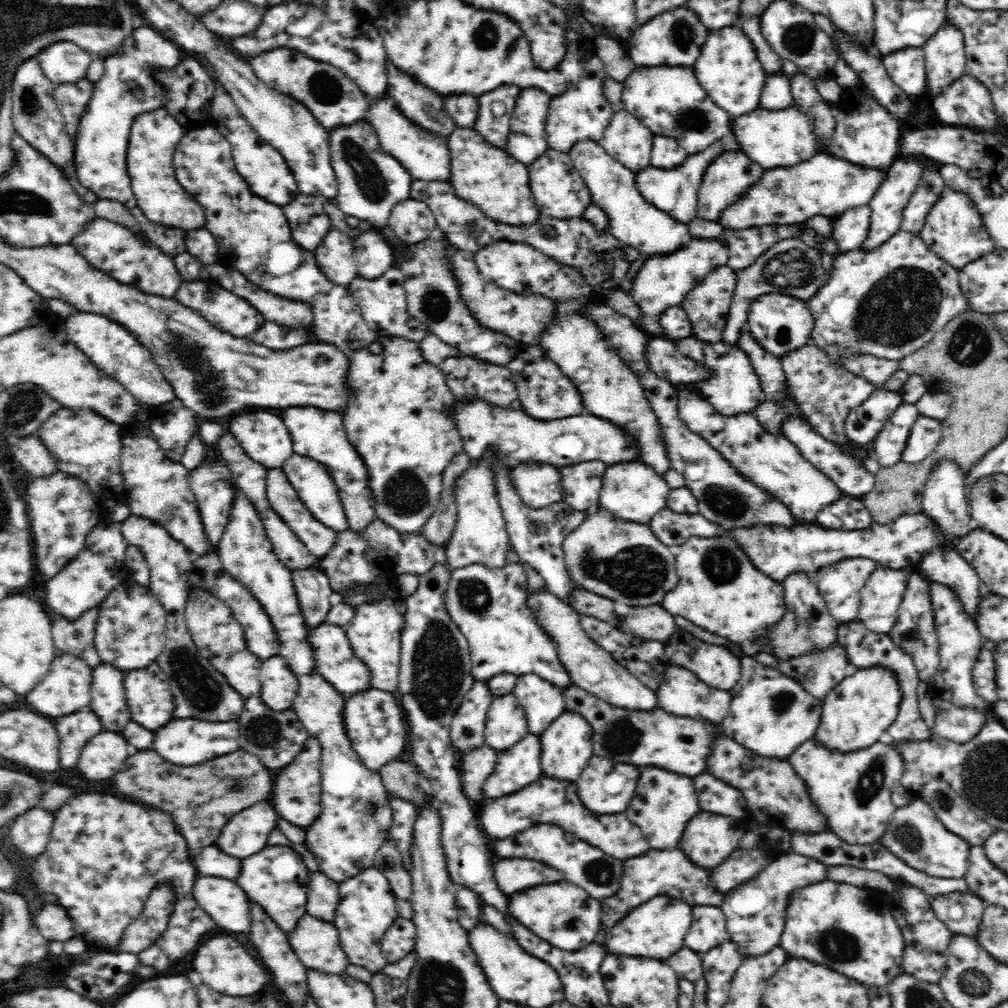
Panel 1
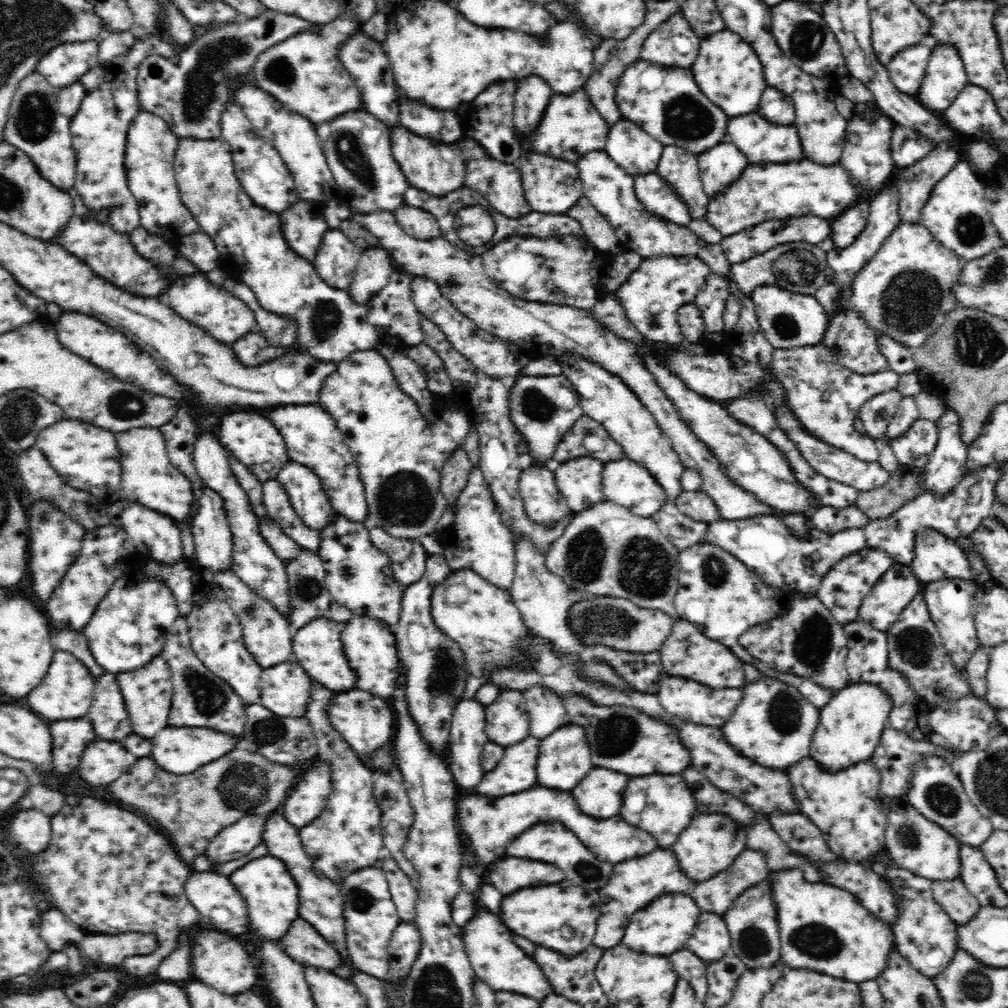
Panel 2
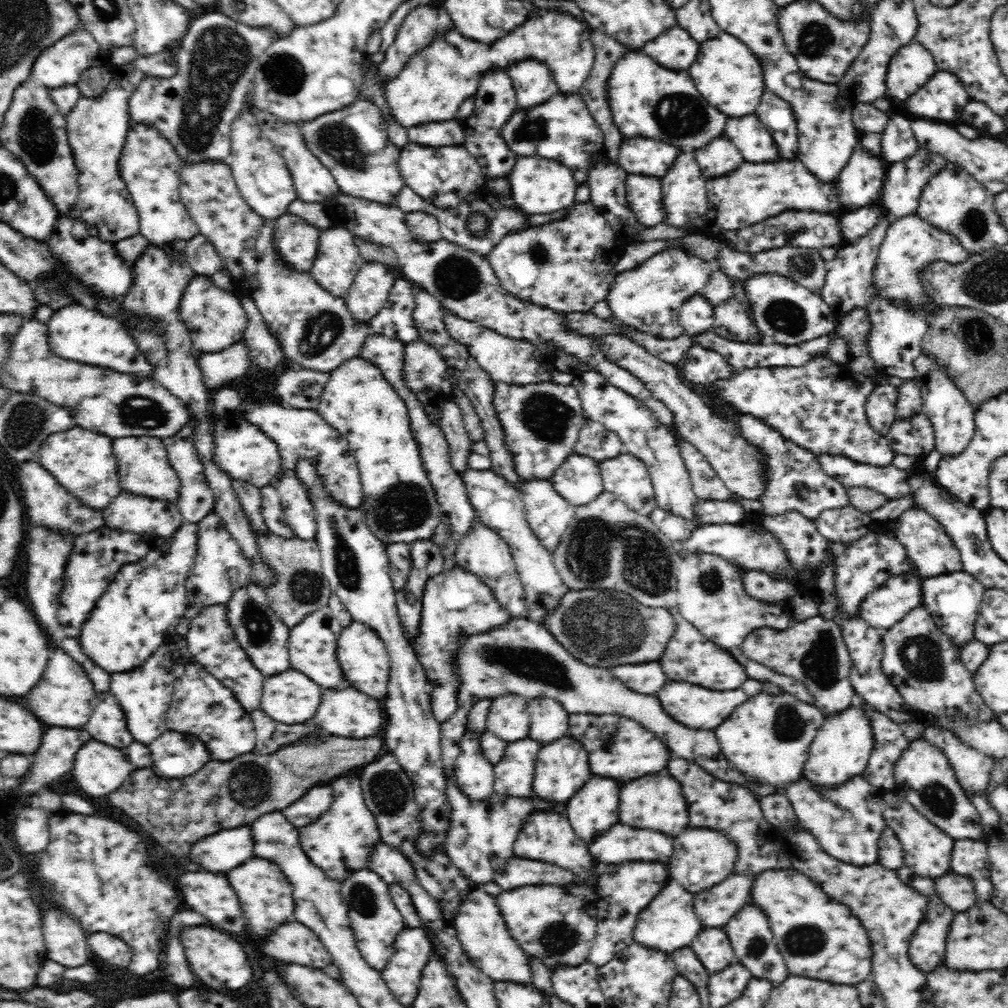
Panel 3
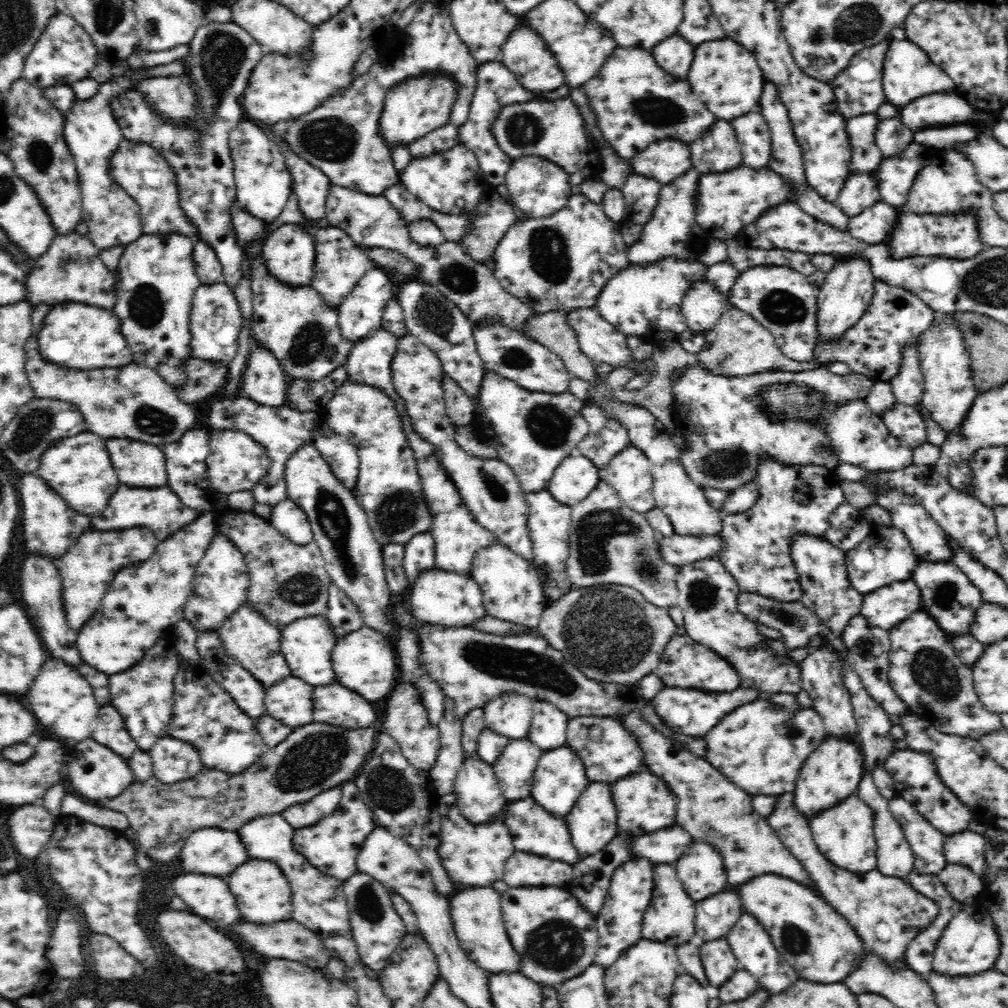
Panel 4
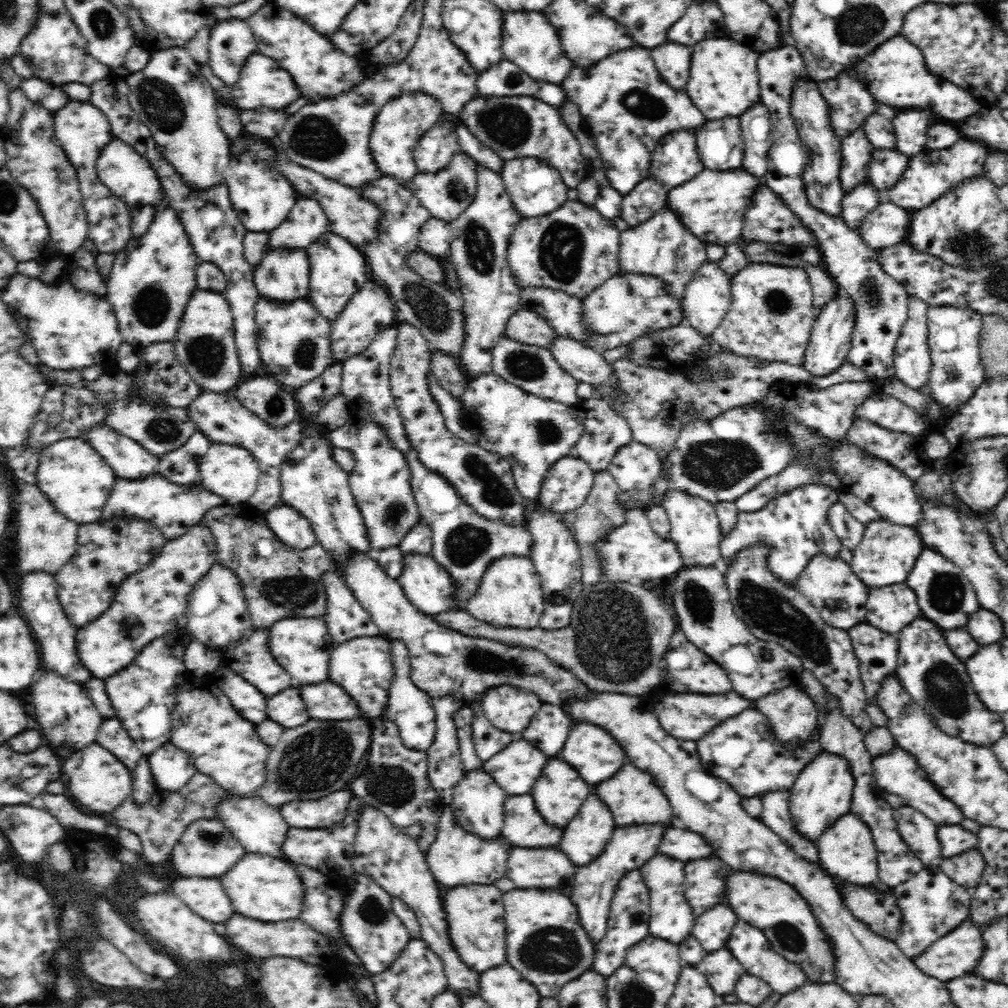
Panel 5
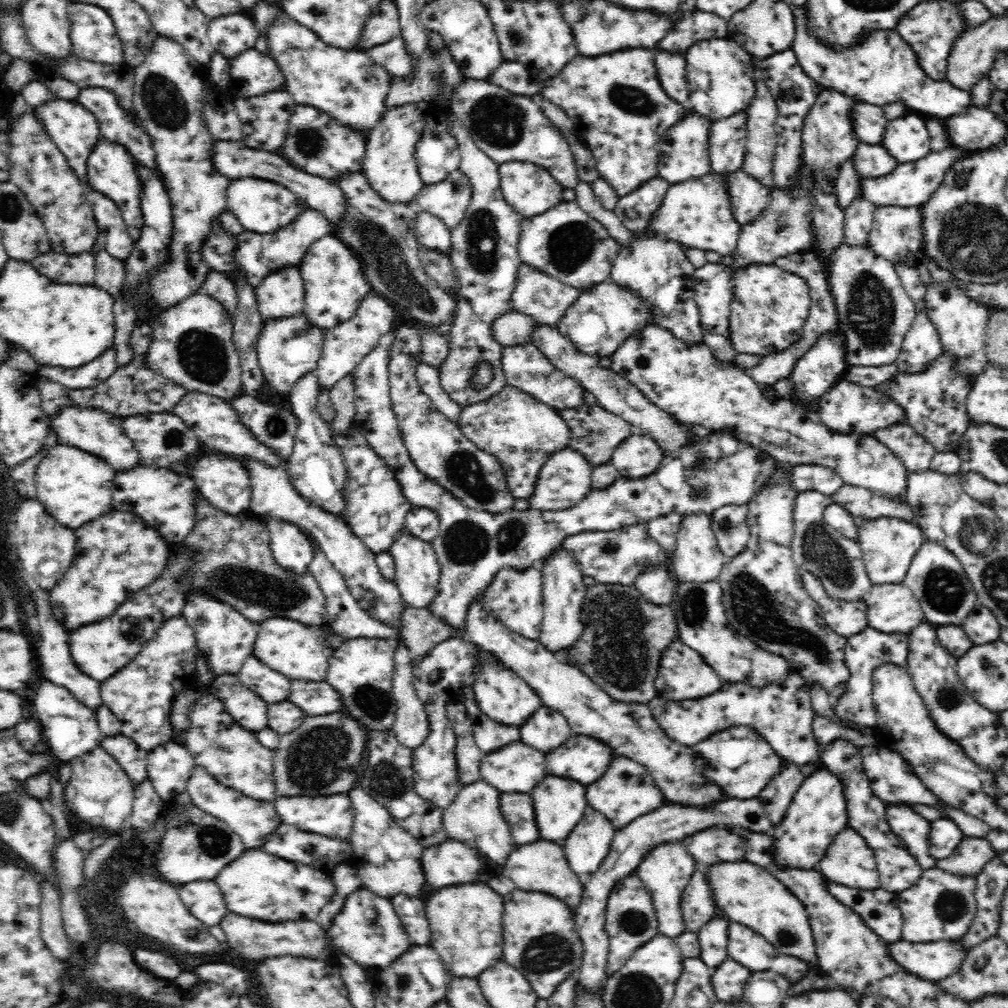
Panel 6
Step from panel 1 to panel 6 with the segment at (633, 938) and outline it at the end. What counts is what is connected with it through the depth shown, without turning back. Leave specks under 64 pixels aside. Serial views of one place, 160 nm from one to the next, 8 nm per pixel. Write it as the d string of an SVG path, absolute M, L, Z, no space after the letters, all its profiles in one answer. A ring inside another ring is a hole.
M668 844L654 846L654 848L642 858L642 862L640 862L636 873L642 879L646 888L651 892L659 924L659 933L675 939L684 932L684 928L682 928L684 921L682 921L680 901L684 889L688 886L690 878L692 878L692 874L696 872L696 862L694 862L694 858L688 854L686 848L680 848L680 844L668 846L668 848L662 848L662 846L668 846Z

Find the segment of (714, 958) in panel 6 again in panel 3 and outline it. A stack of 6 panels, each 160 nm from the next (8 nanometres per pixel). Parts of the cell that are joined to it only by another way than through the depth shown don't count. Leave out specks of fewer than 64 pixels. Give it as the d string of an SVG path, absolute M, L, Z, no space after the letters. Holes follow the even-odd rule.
M730 875L719 885L713 886L701 893L694 894L693 905L702 930L709 928L726 928L727 924L738 914L738 911L751 904L750 890L755 875Z

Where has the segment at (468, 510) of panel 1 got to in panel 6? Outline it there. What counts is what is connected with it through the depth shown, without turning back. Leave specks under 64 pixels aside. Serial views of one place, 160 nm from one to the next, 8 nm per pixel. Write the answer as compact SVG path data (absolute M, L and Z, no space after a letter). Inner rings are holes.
M532 566L525 569L508 567L500 569L494 575L483 596L483 603L510 630L524 638L536 640L541 633L543 619L543 580L539 567Z

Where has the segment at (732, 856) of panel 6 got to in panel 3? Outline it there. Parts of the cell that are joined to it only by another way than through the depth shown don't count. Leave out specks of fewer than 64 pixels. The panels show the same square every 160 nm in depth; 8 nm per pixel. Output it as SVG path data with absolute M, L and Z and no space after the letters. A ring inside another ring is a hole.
M616 824L590 846L590 854L608 864L620 864L626 860L668 862L672 852L674 838L656 830L634 830L624 824Z

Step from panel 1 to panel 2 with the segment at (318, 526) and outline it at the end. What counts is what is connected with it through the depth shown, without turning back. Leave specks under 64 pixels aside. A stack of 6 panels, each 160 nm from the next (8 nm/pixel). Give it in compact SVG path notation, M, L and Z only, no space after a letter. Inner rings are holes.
M274 479L262 483L262 486L263 505L266 507L268 518L278 523L282 532L301 548L317 551L321 540L320 532L311 530L302 523L302 519L290 504L288 493L284 490L282 483Z

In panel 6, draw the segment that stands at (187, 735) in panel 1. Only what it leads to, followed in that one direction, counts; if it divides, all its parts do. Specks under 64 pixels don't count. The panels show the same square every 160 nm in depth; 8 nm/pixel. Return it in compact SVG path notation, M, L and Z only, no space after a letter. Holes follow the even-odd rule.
M174 741L154 748L147 757L148 779L164 802L174 801L187 790L187 782L195 766L186 746Z

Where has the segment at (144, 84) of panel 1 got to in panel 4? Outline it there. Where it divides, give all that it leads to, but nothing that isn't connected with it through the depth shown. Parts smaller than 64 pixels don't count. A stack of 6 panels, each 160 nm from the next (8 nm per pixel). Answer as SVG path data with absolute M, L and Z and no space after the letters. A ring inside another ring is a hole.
M136 75L135 77L116 77L107 83L101 83L98 92L89 99L76 100L74 106L70 110L64 112L65 122L62 130L66 145L72 158L74 159L79 176L79 187L81 190L82 201L82 218L86 228L88 228L87 237L98 247L100 251L110 249L115 246L126 246L130 242L134 242L142 236L141 229L141 212L139 204L132 198L120 185L116 185L112 181L109 173L110 158L114 150L118 148L119 142L123 139L120 125L117 123L117 118L113 115L113 110L110 109L110 100L114 96L118 96L120 92L125 92L134 87L136 82L144 79L144 76Z

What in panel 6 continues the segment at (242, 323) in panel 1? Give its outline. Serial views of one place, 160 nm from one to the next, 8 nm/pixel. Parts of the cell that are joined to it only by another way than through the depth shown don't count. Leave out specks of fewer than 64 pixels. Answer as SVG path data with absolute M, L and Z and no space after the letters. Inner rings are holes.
M200 292L145 323L152 330L152 338L148 344L148 351L142 358L144 366L182 386L187 392L210 394L224 401L235 399L236 394L241 394L241 362L233 343L233 318L220 302Z

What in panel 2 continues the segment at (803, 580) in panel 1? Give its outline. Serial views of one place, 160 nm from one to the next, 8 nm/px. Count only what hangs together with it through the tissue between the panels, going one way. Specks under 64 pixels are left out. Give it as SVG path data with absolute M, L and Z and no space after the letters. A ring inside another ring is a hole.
M797 593L782 617L750 627L741 634L740 644L766 666L804 677L832 691L832 696L851 684L846 666L849 638L815 593Z

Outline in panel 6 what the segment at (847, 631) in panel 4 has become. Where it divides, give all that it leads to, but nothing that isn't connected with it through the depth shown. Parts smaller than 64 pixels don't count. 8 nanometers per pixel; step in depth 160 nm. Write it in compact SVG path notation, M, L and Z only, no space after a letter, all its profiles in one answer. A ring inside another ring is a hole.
M866 627L861 633L847 638L845 648L845 661L850 671L846 684L846 692L836 698L832 704L832 711L840 724L851 729L870 727L875 729L881 713L874 705L874 686L872 674L882 662L891 662L898 666L905 666L909 653L908 634L888 634L870 627Z

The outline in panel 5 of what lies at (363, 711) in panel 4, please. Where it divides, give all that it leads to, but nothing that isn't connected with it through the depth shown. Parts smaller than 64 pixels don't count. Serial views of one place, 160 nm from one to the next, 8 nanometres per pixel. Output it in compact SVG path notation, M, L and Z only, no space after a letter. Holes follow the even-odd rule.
M332 682L300 686L300 696L304 700L310 719L348 720L361 716L354 699Z

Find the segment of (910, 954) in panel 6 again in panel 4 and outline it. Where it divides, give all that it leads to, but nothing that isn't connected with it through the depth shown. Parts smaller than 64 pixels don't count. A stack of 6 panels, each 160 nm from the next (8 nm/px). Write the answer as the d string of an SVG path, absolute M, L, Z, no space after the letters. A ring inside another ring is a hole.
M970 904L955 914L937 940L932 968L934 972L945 975L978 974L992 969L998 954L1000 954L1000 939L992 917L984 908L979 909L975 904Z

